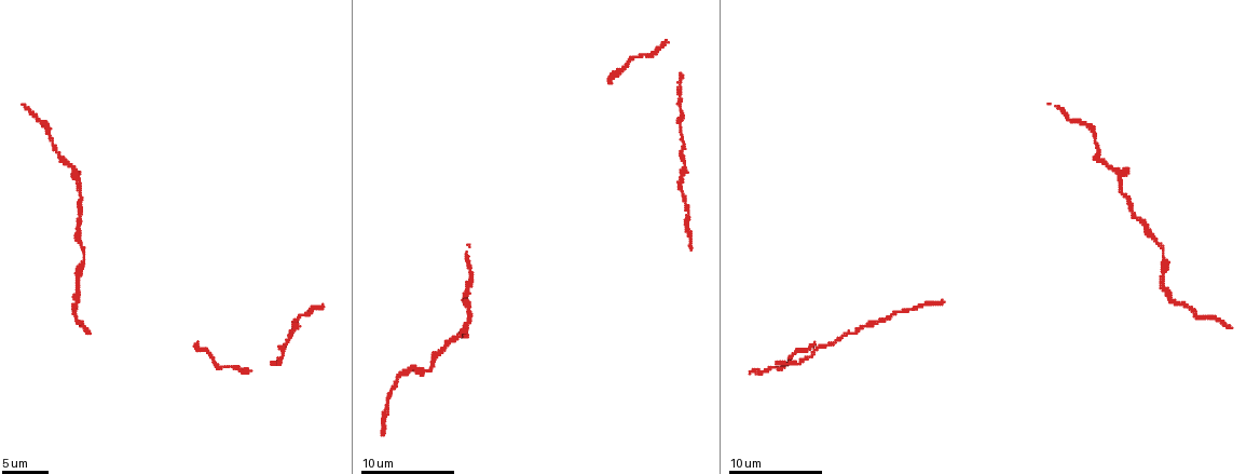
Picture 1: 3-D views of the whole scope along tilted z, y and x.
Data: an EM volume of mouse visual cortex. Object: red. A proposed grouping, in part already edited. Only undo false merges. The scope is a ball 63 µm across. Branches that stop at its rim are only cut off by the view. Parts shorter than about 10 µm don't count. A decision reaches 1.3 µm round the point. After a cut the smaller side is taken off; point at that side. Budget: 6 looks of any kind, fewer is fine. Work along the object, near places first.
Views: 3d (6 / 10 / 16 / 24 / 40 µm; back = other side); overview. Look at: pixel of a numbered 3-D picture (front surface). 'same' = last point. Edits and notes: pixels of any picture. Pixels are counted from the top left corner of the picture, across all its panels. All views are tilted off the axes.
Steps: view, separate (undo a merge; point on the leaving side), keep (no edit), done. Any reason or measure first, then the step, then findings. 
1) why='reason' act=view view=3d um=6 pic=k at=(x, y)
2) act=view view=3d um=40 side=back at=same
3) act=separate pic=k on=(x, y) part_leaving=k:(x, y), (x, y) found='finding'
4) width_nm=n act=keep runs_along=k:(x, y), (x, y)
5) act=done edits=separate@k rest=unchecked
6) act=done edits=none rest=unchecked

why='calibre changes' act=view view=3d um=16 pic=1 at=(81, 261)

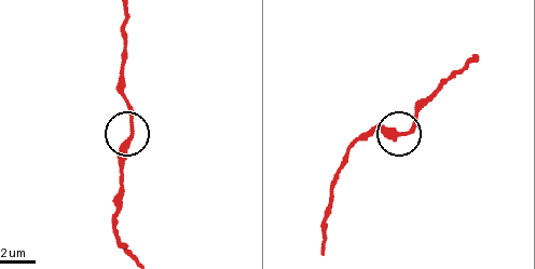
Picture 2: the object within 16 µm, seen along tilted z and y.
act=view view=3d um=16 side=back pic=2 at=(130, 134)

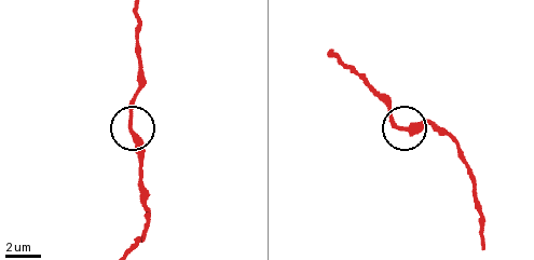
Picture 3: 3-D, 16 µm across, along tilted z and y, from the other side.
act=keep runs_along=3:(135, 41), (139, 89), (129, 119), (139, 188) found='one neuron here'

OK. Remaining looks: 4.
act=view view=3d um=10 pic=1 at=(78, 215)

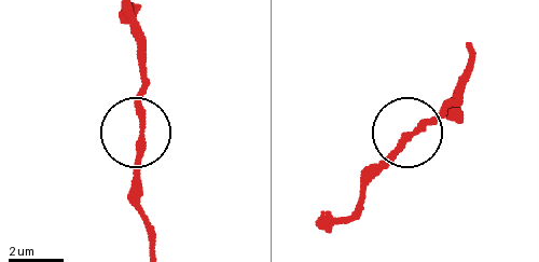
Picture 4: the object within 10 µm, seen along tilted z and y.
side_arm_um=53 act=keep found='all the same neuron'

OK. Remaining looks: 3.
why='thin neck' act=view view=3d um=10 pic=1 at=(197, 343)

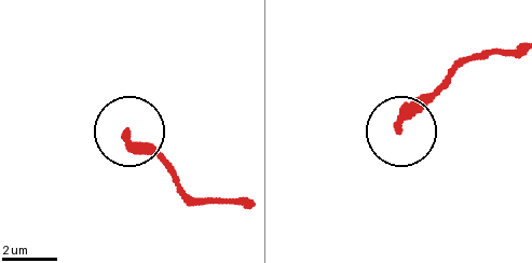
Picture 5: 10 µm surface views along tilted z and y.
act=view view=3d um=10 side=back pic=5 at=(399, 128)

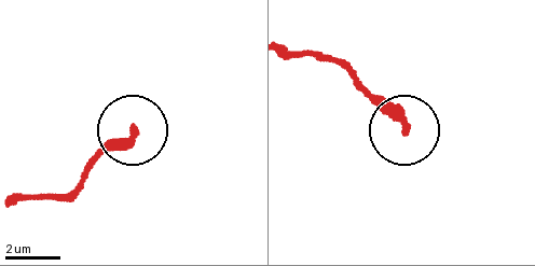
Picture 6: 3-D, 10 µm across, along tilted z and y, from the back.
act=keep found='all the same neuron'

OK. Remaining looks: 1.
act=done edits=none rest=unchecked

